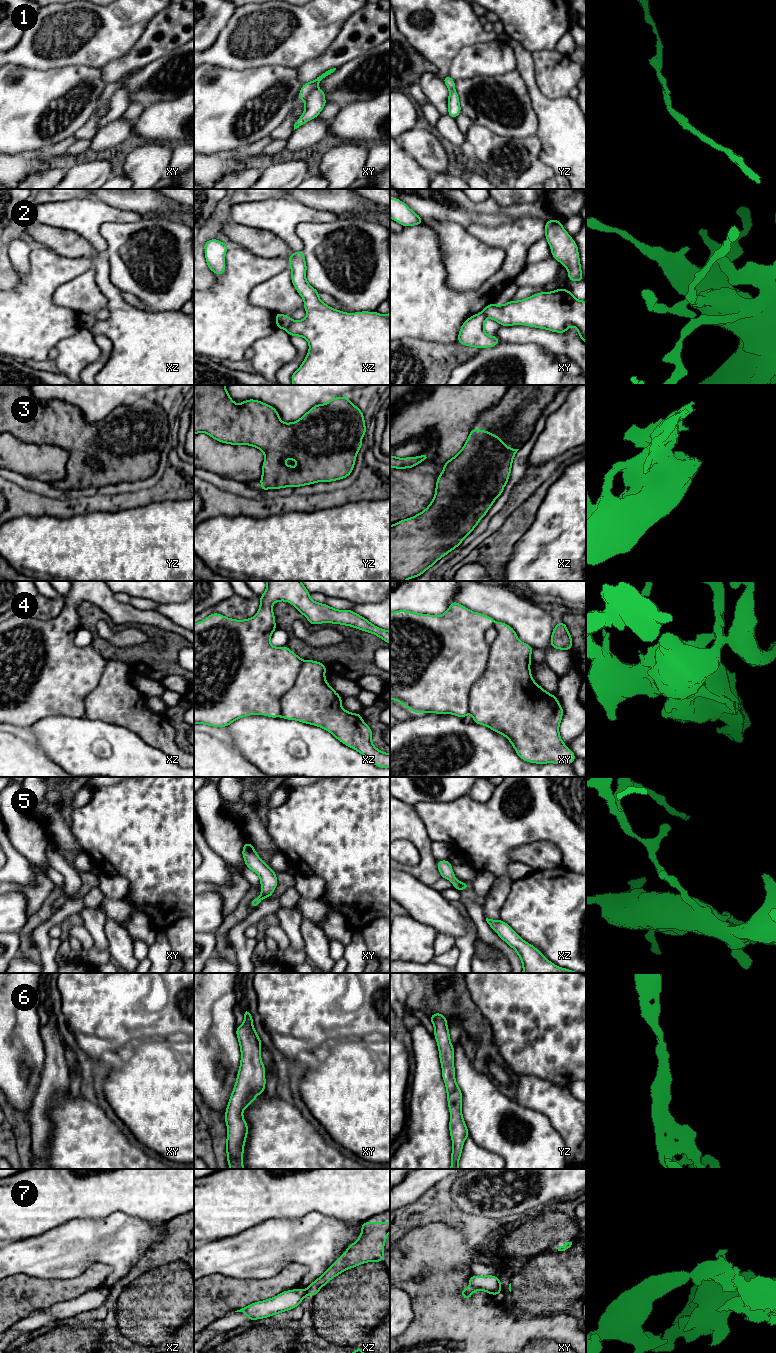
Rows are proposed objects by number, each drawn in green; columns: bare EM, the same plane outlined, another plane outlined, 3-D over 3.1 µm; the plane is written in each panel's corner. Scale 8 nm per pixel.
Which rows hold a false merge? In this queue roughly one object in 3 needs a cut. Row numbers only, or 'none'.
1, 2, 7

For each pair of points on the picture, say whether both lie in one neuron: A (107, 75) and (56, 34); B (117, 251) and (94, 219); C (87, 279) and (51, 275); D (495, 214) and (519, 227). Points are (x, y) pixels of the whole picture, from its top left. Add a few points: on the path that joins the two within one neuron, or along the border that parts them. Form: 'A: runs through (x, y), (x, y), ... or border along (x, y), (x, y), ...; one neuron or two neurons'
A: border along (121, 57), (99, 67); two neurons
B: border along (123, 221), (102, 225), (105, 250); two neurons
C: border along (92, 266), (81, 274), (62, 283), (54, 291); two neurons
D: border along (532, 216), (522, 216), (496, 225), (486, 226); two neurons

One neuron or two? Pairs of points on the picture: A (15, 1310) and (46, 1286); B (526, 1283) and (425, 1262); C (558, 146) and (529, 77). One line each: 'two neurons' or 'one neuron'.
A: one neuron
B: two neurons
C: one neuron

